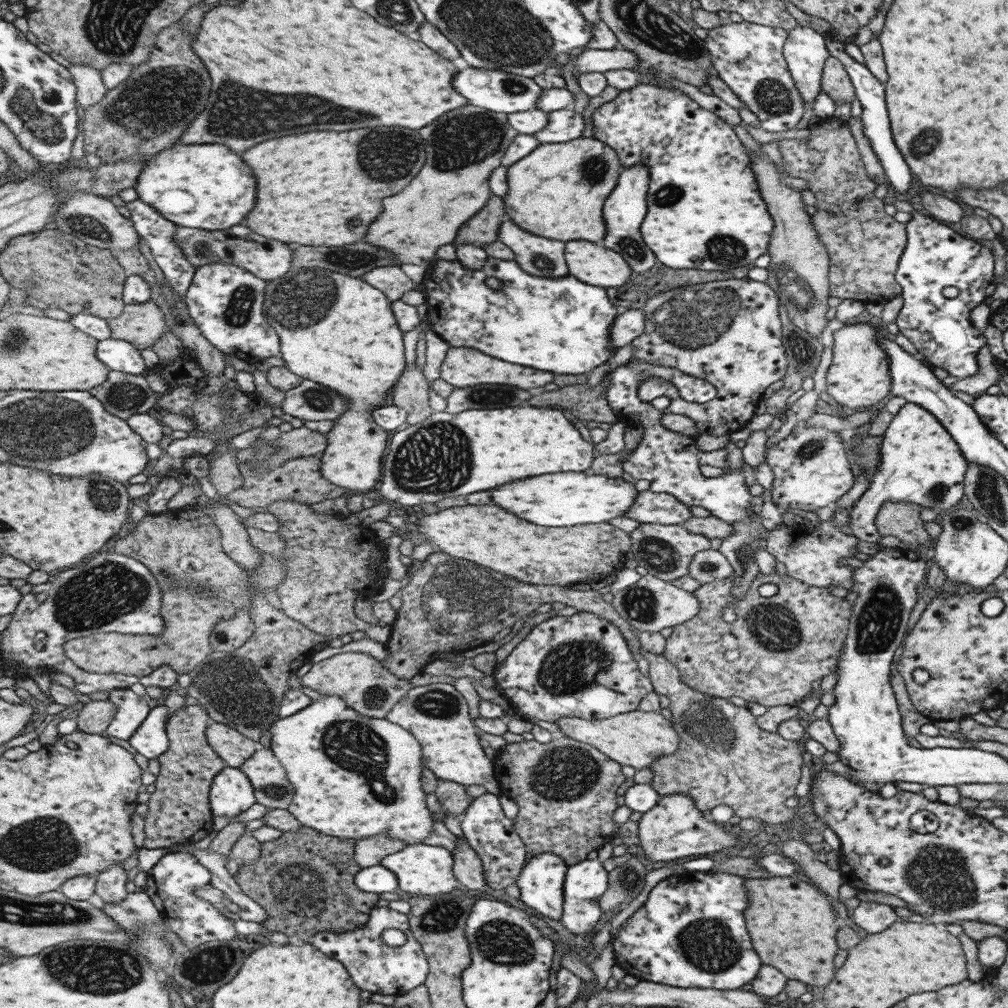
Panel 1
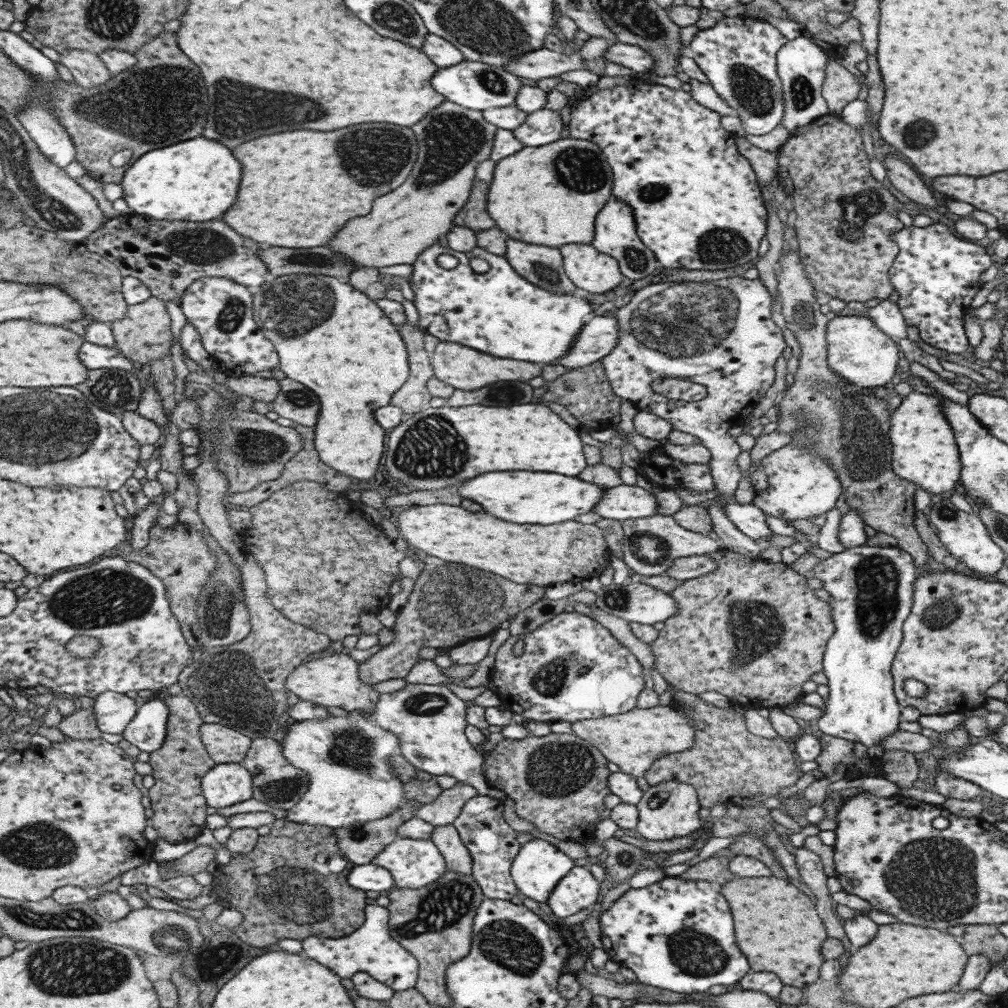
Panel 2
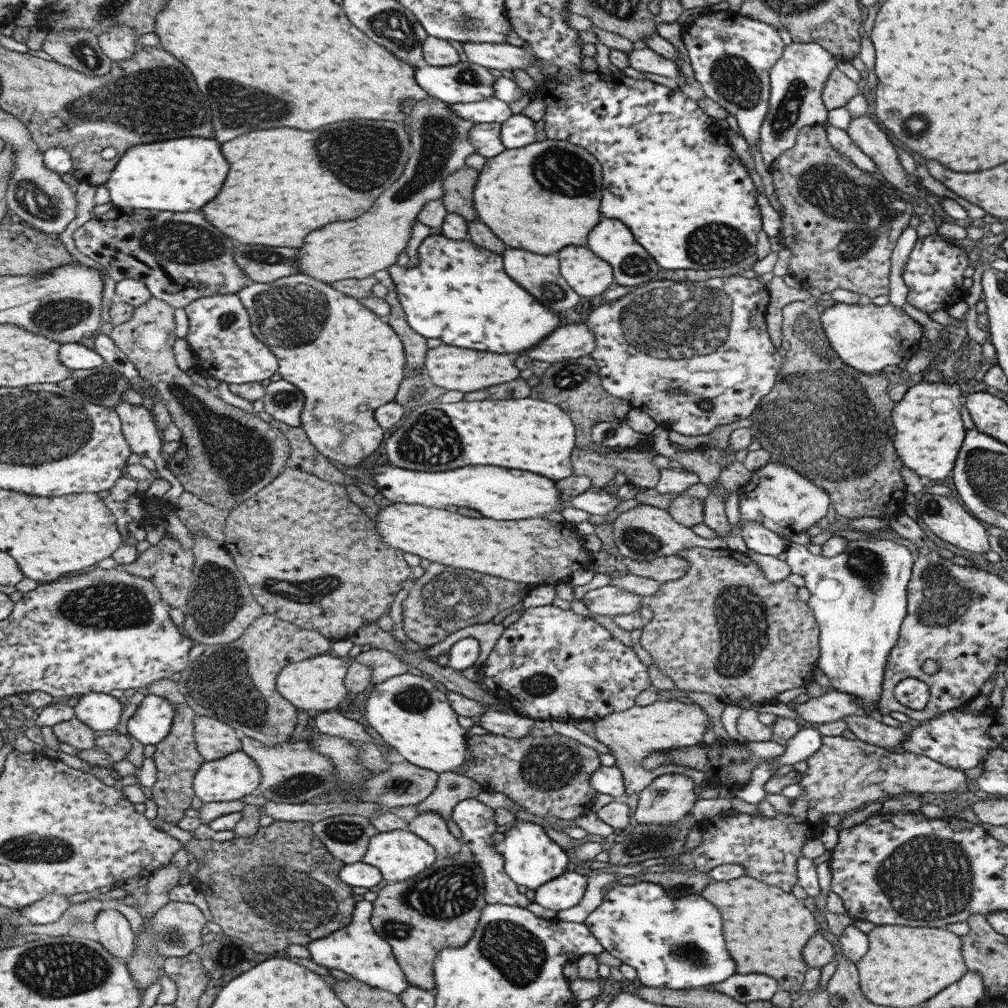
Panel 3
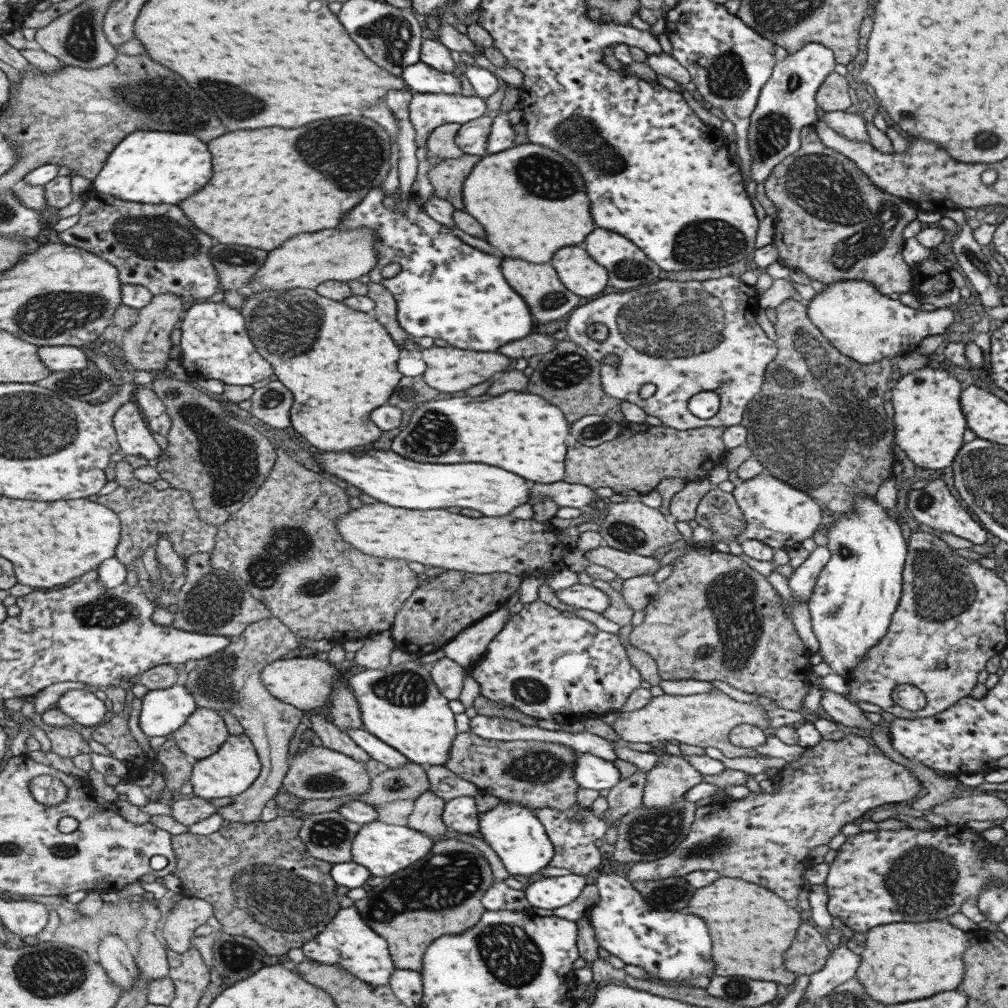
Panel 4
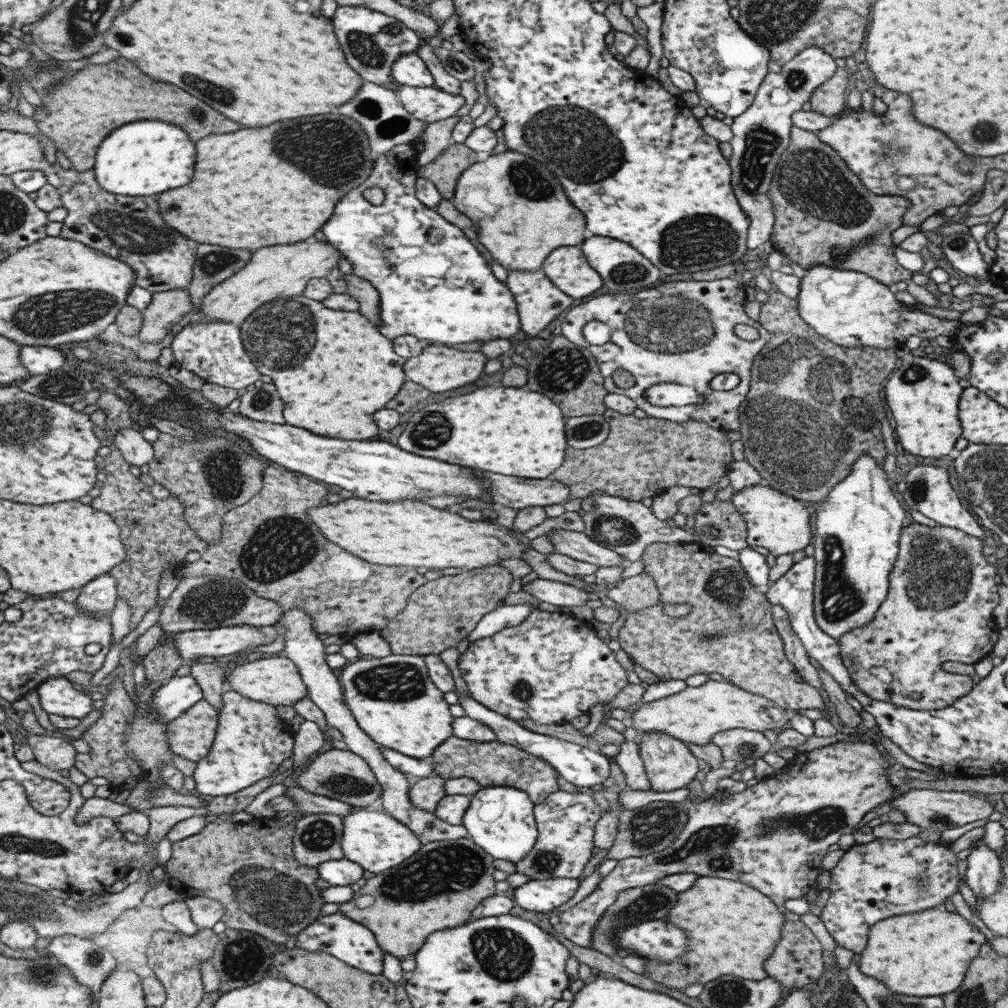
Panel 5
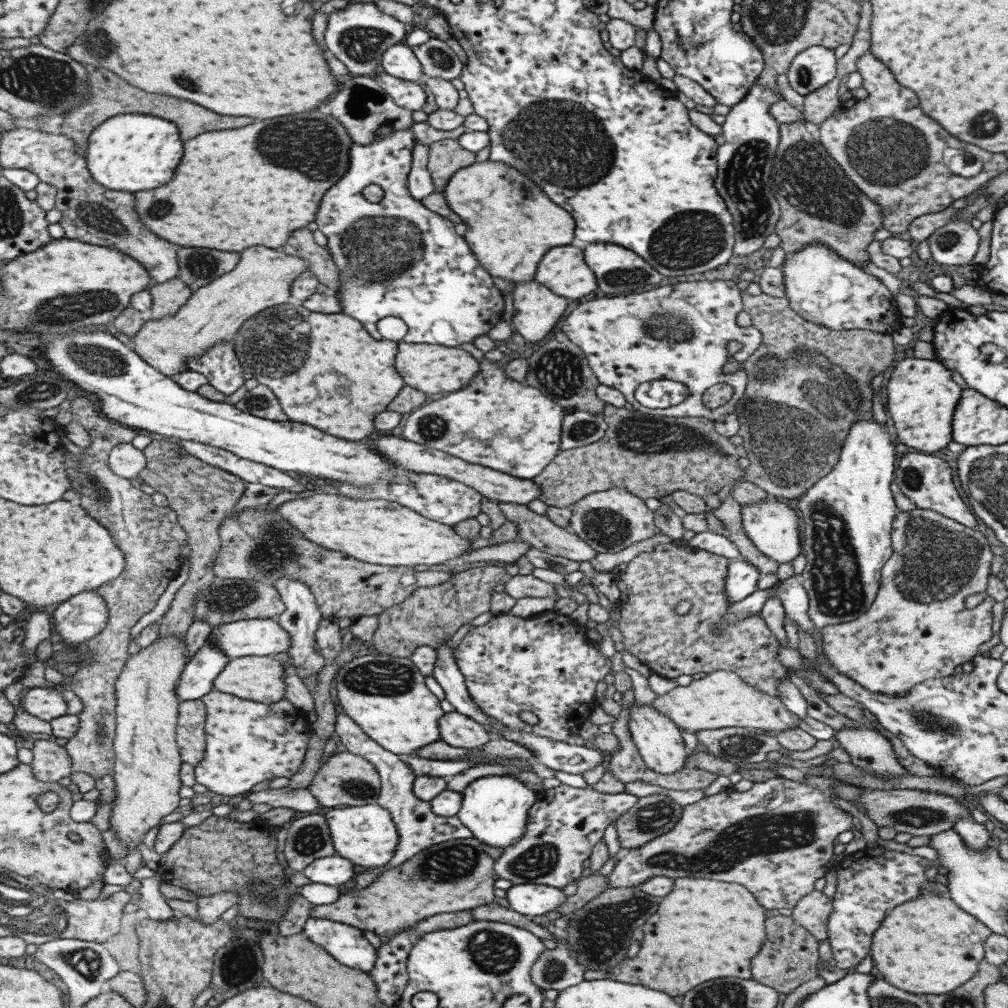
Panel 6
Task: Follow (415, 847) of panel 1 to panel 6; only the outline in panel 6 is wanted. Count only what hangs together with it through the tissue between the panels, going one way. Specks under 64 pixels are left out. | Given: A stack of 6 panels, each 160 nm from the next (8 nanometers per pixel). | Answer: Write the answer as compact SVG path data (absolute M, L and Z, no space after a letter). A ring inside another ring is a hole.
M376 803L365 806L327 808L324 816L332 847L337 855L364 869L382 868L389 864L398 841L398 834L387 810Z

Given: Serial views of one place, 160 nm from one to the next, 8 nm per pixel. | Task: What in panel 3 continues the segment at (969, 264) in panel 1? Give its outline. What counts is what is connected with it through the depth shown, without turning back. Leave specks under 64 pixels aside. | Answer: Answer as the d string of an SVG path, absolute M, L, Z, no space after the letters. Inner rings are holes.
M930 231L923 238L915 241L901 273L907 288L906 302L929 315L934 310L939 308L946 310L949 305L963 301L967 293L967 289L963 287L963 279L970 268L966 252L945 242L940 236Z

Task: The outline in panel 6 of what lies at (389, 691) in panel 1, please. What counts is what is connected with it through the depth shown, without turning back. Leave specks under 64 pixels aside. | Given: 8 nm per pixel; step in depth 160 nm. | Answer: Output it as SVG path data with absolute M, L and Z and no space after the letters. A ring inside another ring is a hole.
M254 655L232 658L213 679L213 690L232 694L237 698L249 699L253 702L272 703L284 697L282 674L286 672L277 660L270 657Z

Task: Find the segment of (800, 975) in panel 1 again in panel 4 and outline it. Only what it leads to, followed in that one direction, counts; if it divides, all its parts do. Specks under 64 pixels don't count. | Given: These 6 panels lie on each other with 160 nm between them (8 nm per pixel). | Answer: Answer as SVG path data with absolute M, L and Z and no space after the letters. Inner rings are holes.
M697 870L685 874L682 878L691 884L695 890L691 900L687 902L686 913L693 914L697 918L703 918L709 936L711 936L711 960L715 962L715 976L743 976L761 981L776 982L786 986L793 985L797 975L784 969L782 965L783 954L789 948L798 926L801 924L799 913L795 911L794 904L777 898L769 890L761 886L753 886L749 882L741 882L737 878L719 878L719 873L713 870Z

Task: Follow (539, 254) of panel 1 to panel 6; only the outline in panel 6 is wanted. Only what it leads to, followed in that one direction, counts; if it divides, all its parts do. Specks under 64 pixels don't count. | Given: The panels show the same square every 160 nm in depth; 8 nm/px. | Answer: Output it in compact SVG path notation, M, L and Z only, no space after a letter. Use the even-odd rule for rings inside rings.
M537 282L513 283L511 325L527 342L537 342L551 332L569 302Z

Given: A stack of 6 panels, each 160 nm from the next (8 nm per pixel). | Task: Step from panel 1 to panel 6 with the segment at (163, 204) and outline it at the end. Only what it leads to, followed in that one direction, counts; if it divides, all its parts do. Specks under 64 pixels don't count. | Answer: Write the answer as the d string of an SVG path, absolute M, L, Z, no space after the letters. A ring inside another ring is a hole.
M116 114L89 133L85 158L89 174L101 186L133 194L169 182L181 154L181 140L173 122L141 114Z

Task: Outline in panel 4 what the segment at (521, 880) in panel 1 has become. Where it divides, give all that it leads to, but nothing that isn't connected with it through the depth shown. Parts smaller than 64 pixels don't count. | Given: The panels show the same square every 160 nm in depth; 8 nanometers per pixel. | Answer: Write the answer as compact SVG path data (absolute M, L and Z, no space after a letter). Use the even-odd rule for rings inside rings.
M501 801L495 808L477 816L478 835L499 857L506 872L514 876L536 879L539 870L549 866L553 847L543 825L533 816L532 810L513 802Z

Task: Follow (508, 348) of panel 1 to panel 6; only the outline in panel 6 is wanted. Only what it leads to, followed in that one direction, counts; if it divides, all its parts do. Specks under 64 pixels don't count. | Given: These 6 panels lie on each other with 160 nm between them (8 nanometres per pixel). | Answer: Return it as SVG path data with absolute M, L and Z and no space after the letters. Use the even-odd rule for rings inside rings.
M411 129L390 132L369 145L351 143L345 174L323 194L315 214L315 224L325 236L327 252L339 271L341 288L335 296L340 301L340 313L361 322L375 340L379 340L375 322L385 316L395 316L407 326L403 342L457 346L469 342L469 338L487 334L491 328L500 325L504 301L493 285L490 274L481 270L464 238L455 233L454 224L411 198L406 176L414 143ZM369 184L376 184L383 190L383 198L379 202L367 202L363 198L361 190Z

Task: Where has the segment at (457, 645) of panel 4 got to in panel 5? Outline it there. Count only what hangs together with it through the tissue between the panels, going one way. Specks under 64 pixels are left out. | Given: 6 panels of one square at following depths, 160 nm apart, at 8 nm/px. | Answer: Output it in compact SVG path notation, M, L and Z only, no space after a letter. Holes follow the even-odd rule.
M515 604L515 605L499 605L495 610L484 614L478 621L477 624L473 627L471 632L468 632L468 638L470 642L477 640L478 638L488 637L490 634L495 634L498 630L517 626L521 624L525 617L529 616L537 608L536 604Z

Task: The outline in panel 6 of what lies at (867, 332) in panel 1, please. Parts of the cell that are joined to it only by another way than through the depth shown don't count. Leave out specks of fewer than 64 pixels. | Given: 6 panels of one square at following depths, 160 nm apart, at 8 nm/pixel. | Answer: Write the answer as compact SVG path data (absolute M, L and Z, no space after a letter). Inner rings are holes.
M809 243L785 257L780 270L789 308L803 320L827 330L869 330L891 335L902 328L902 316L891 305L892 293L862 269L845 262L828 246Z

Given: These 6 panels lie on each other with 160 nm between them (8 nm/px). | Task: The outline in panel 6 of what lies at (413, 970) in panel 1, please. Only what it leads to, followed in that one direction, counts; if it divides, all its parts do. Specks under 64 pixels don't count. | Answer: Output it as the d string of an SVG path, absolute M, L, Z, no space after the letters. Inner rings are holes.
M309 917L302 933L343 966L367 972L374 965L376 950L357 927Z

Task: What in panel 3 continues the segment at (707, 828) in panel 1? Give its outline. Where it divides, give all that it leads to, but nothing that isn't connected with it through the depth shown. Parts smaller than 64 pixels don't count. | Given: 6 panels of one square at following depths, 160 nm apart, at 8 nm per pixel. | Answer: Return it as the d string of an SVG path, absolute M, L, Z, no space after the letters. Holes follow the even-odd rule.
M681 774L657 776L638 794L633 819L642 825L672 825L689 814L697 796L694 782Z

